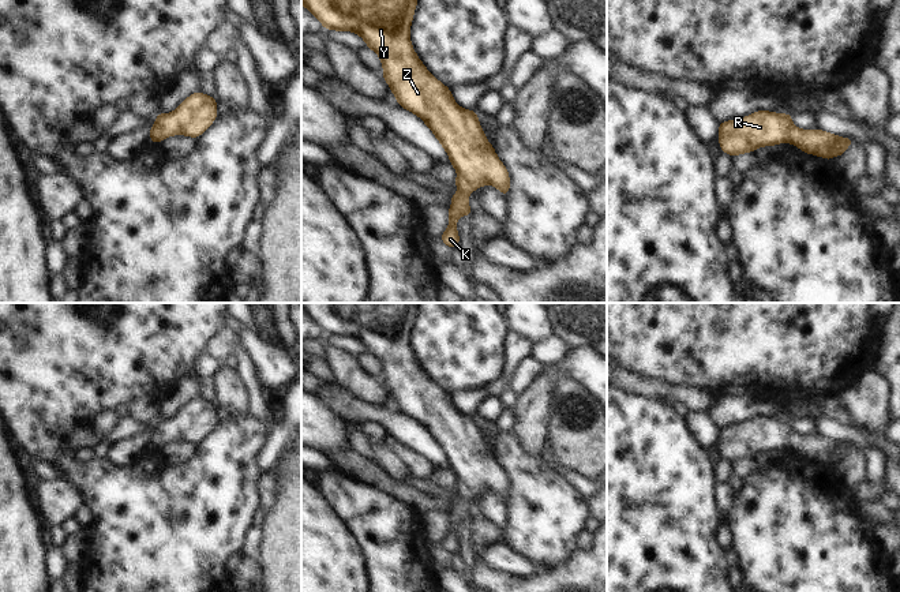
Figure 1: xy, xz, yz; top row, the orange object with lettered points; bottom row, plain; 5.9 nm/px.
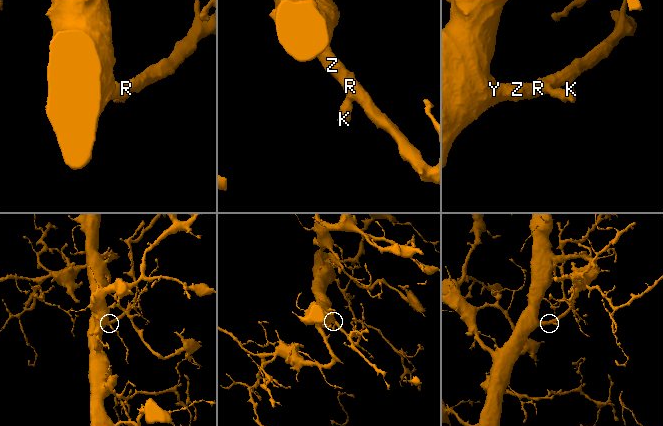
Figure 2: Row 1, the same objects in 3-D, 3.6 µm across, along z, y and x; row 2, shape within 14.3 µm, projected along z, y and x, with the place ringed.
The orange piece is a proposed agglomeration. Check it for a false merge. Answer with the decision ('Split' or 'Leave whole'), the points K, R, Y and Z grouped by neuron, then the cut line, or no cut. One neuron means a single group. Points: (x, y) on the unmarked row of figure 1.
Leave whole. Groups: K R Y Z. No split.

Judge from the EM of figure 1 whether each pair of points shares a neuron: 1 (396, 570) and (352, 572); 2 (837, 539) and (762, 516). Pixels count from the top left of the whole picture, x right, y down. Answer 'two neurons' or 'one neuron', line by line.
1: two neurons
2: one neuron

